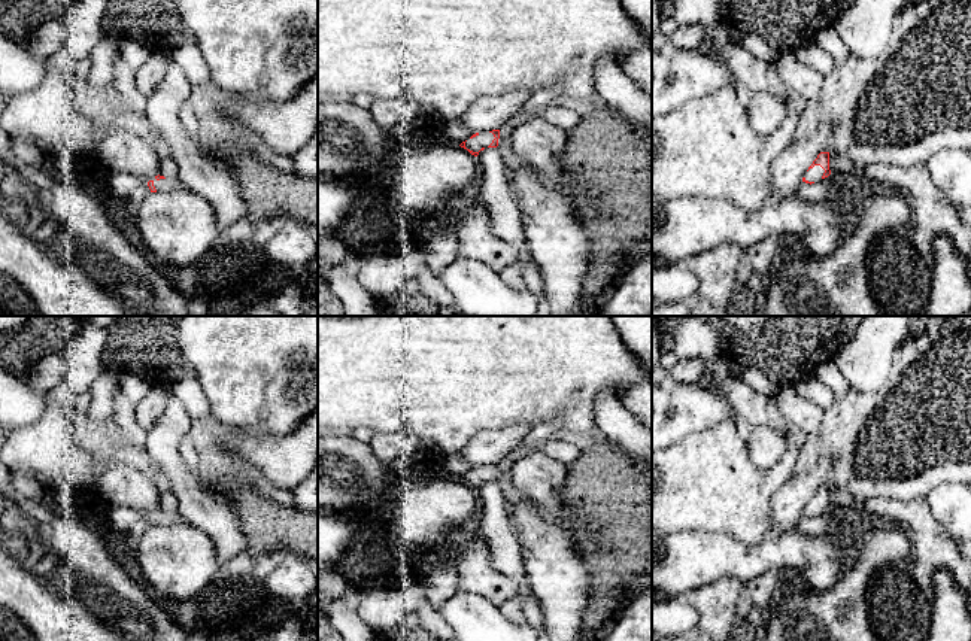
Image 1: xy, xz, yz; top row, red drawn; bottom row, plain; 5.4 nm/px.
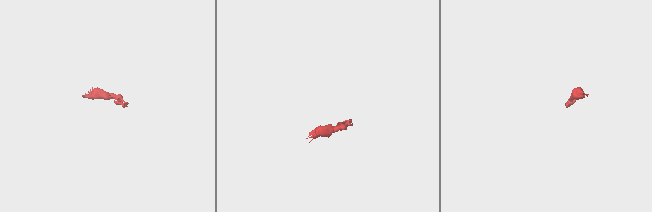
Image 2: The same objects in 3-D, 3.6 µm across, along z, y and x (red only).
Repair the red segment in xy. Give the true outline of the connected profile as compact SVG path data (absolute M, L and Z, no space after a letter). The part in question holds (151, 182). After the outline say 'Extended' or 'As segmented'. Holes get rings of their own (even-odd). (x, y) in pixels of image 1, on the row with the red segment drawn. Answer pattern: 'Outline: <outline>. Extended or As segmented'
Outline: M155 176L149 179L148 186L151 192L170 192L185 188L179 179L167 179L164 176Z. Extended

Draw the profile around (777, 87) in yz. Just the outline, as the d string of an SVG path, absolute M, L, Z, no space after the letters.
M741 43L722 48L717 61L740 80L752 94L768 89L773 95L788 103L792 91L780 79L774 66L753 58Z

